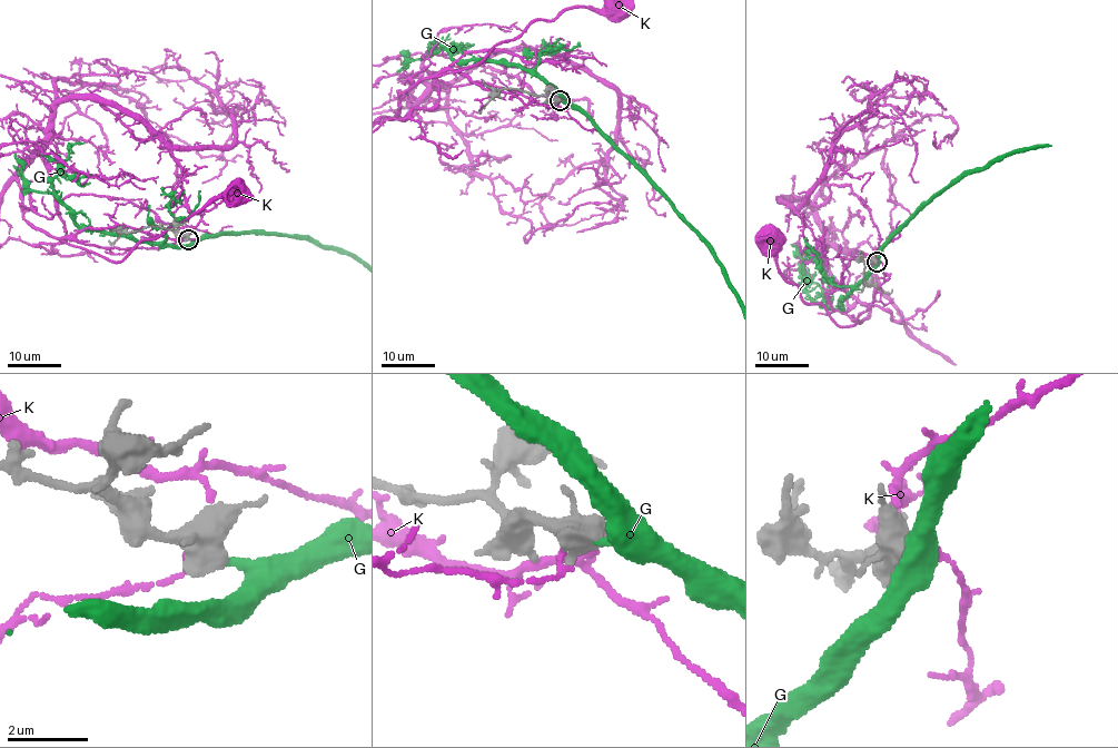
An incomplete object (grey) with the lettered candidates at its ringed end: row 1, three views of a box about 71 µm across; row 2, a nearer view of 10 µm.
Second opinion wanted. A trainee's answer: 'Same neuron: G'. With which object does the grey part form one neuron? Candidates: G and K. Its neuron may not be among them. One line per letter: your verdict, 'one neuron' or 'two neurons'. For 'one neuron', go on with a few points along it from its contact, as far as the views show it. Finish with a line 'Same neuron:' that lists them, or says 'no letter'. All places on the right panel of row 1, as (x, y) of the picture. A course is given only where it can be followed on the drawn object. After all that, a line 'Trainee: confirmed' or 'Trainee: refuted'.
G: one neuron
K: two neurons
Same neuron: G
Trainee: confirmed

